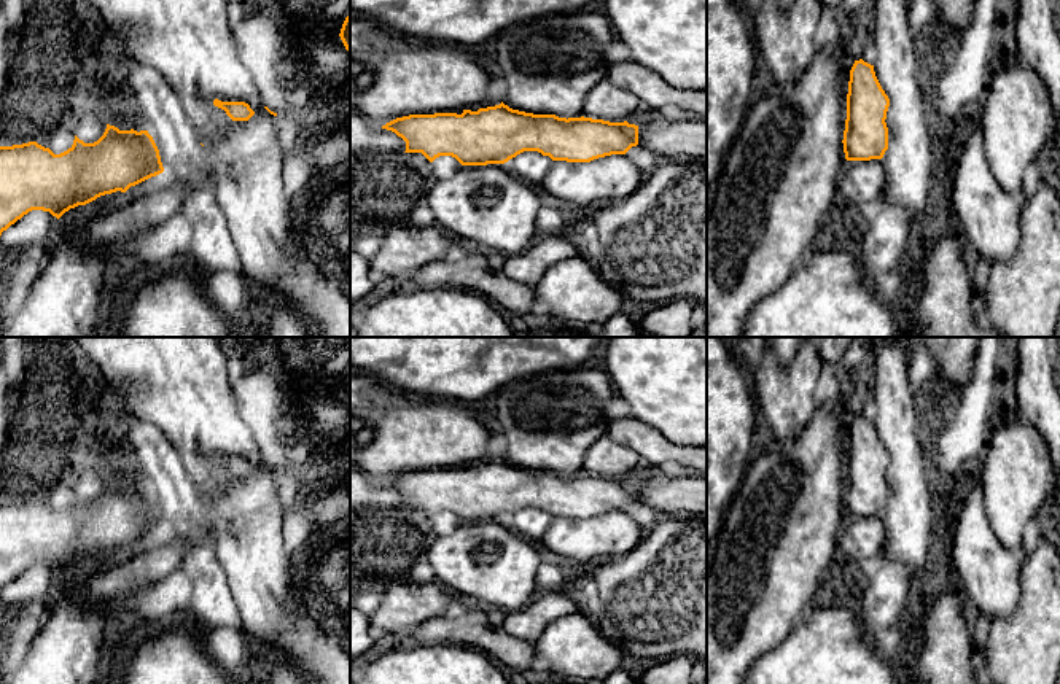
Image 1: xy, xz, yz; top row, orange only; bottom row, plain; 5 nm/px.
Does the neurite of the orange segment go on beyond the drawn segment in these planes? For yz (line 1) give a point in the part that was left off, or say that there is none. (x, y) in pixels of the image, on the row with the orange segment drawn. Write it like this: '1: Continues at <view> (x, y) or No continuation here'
1: No continuation here

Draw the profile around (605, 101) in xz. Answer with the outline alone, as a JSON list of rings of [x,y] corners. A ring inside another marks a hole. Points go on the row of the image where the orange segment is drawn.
[[[602,80],[589,91],[583,105],[583,116],[610,122],[624,122],[638,111],[638,102],[640,100],[632,92],[608,80]]]

